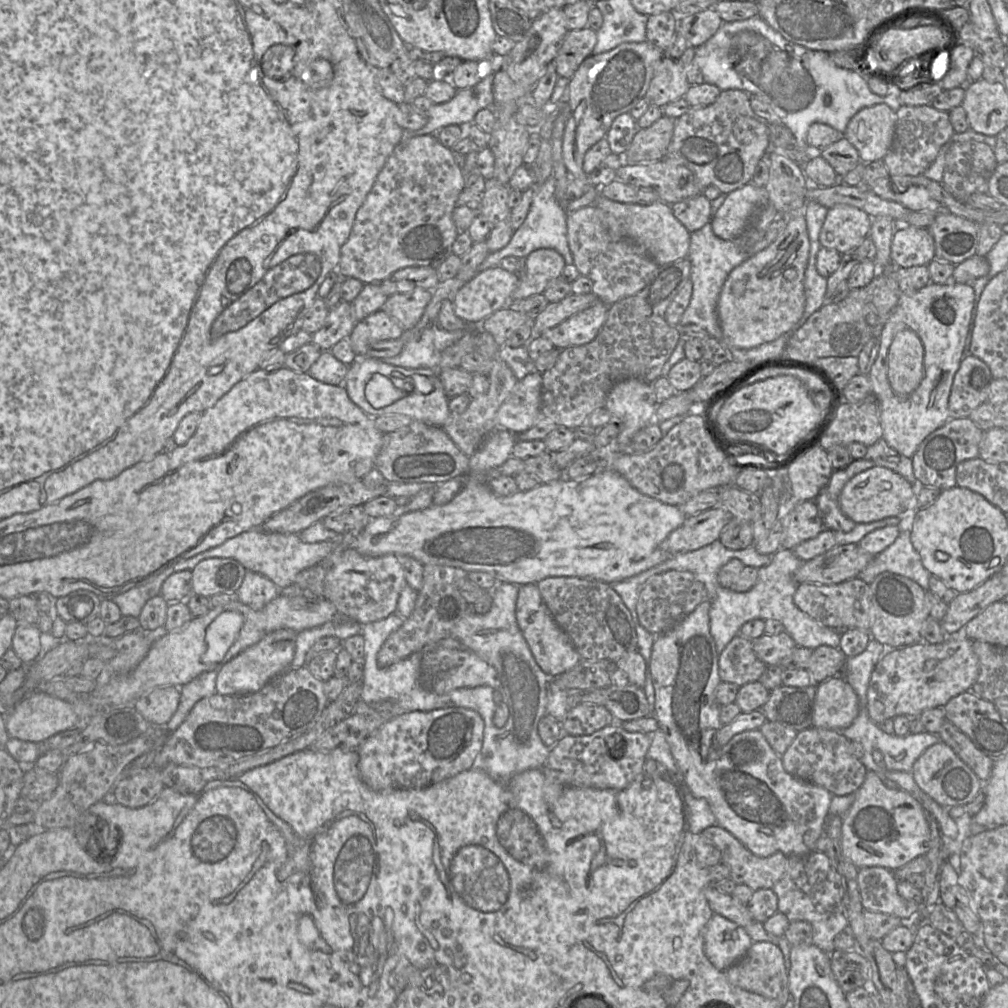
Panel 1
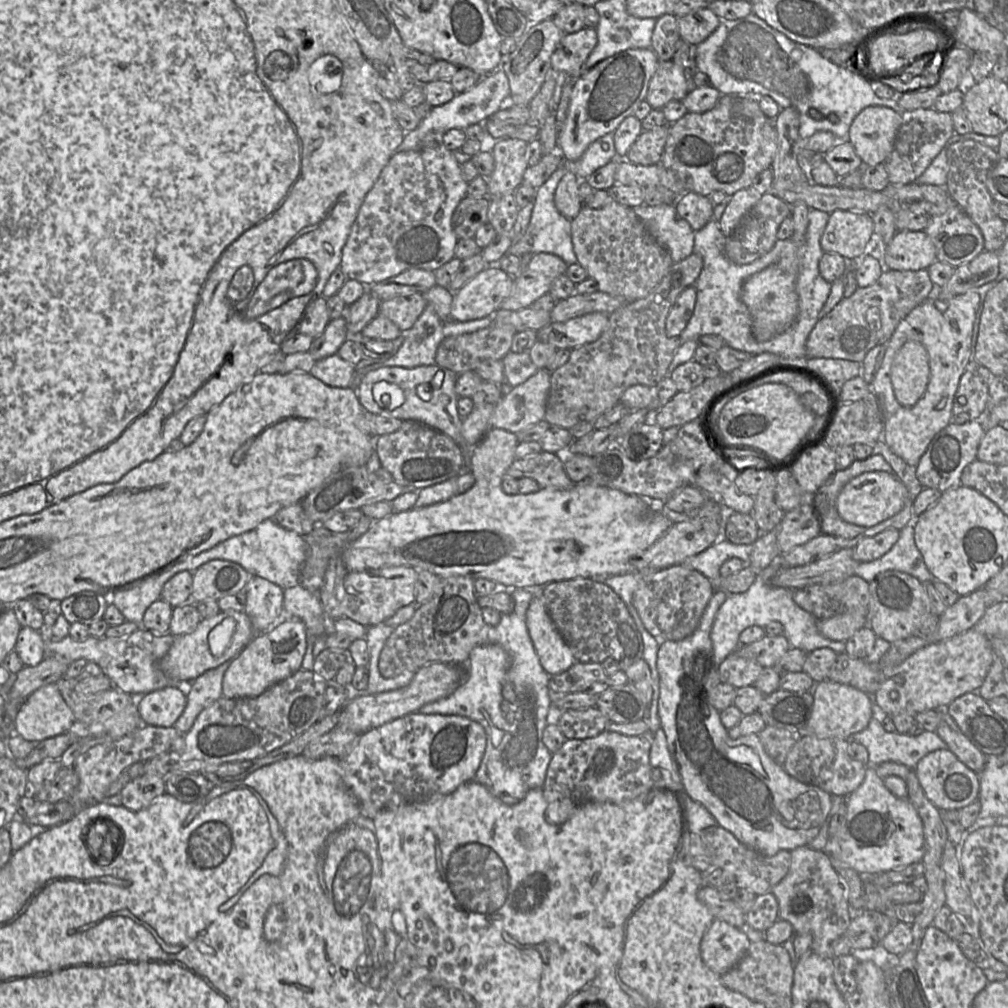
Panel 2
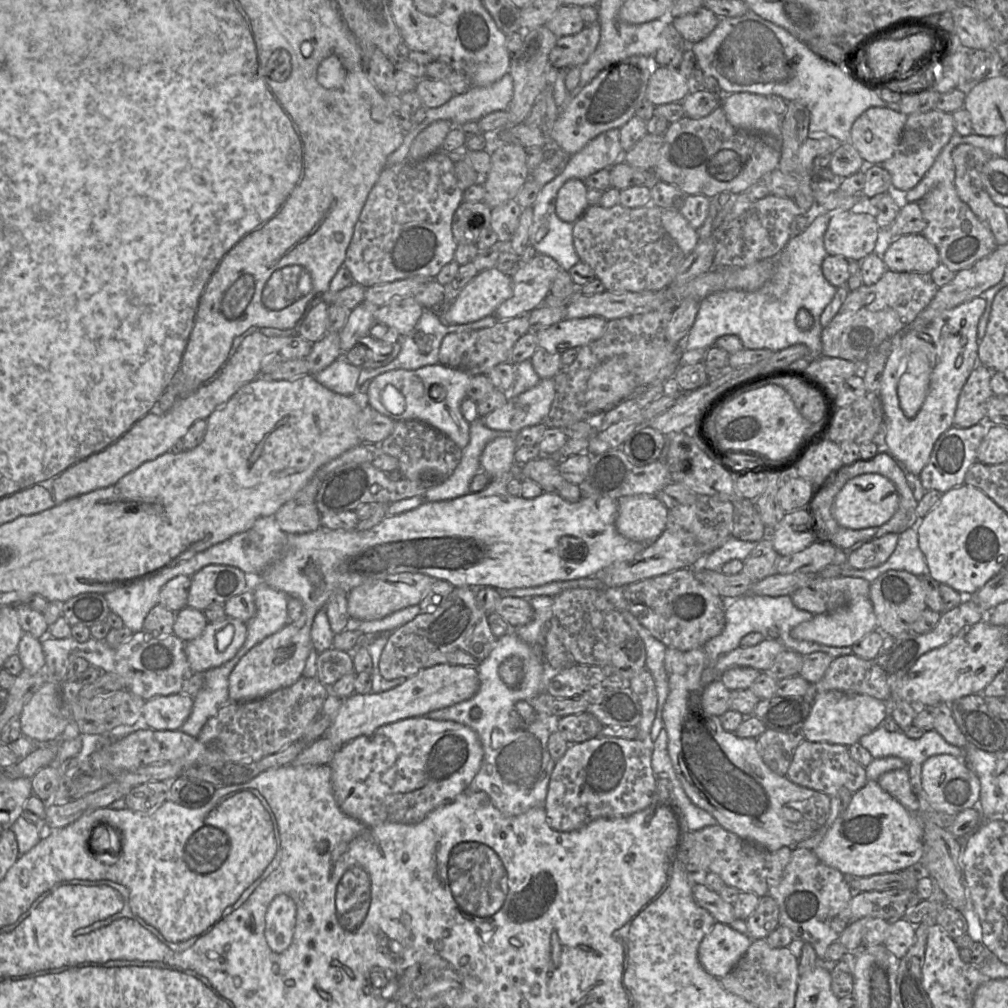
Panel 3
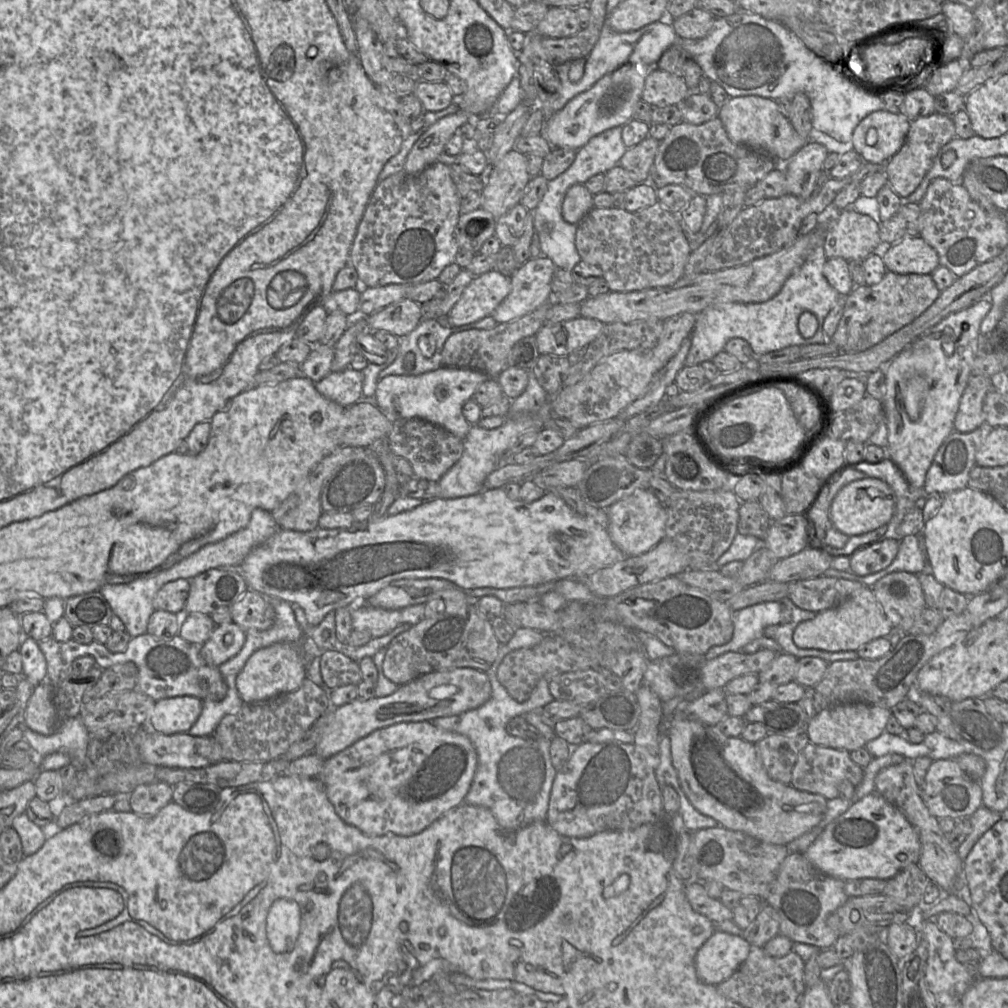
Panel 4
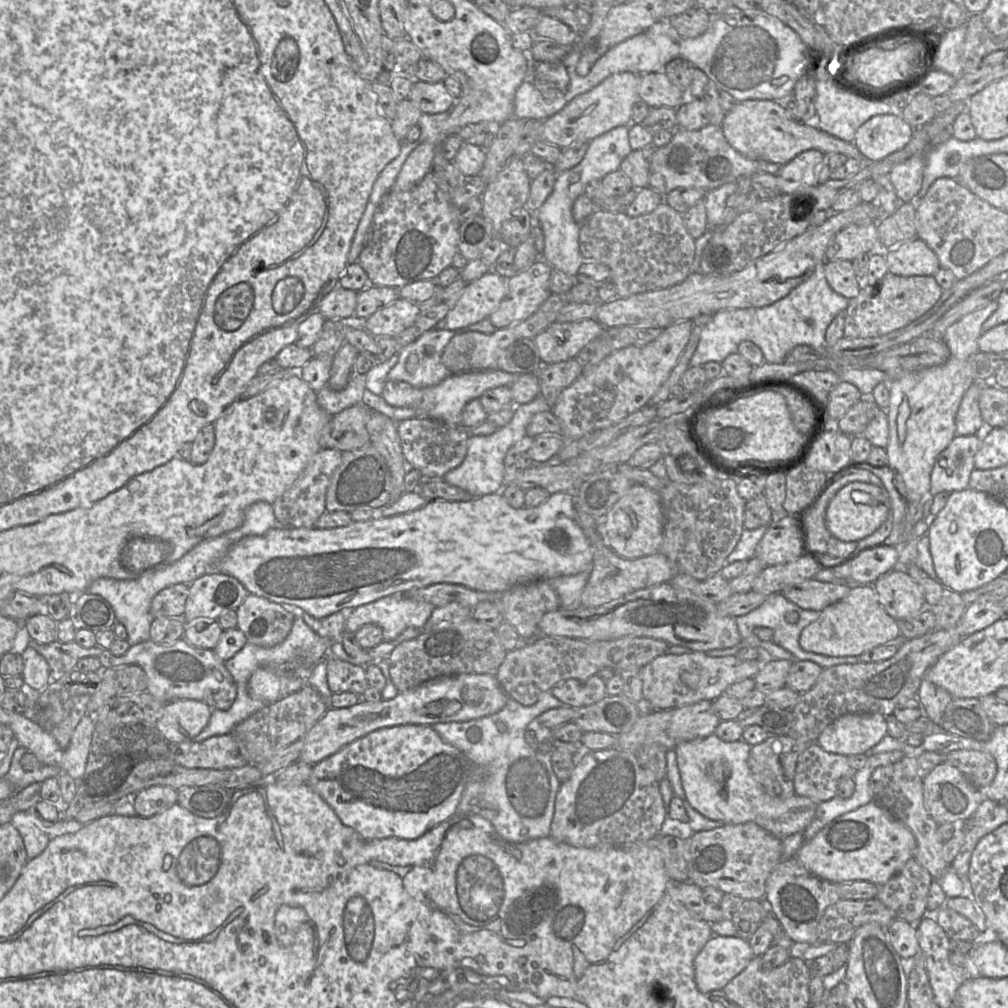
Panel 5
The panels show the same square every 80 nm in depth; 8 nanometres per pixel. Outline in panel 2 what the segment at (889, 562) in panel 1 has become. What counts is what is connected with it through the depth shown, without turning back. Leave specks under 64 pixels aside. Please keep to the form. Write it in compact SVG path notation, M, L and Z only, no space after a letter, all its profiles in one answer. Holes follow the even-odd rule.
M909 523L900 530L897 542L882 557L859 563L854 575L870 583L879 573L887 570L909 574L920 582L935 580L915 544L913 523Z

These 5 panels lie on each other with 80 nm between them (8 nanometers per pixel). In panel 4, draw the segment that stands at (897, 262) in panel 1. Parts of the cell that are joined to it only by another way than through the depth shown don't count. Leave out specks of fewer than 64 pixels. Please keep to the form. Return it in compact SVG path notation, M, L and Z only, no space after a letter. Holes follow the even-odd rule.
M920 235L905 237L883 248L887 271L897 274L929 274L940 265L937 251Z

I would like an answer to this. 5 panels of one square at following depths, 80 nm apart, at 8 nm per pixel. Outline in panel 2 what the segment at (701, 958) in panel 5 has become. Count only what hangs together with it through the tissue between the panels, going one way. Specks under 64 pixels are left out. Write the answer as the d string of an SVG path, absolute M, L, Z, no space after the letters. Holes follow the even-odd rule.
M714 919L701 940L701 957L709 969L722 976L745 956L750 944L740 928Z

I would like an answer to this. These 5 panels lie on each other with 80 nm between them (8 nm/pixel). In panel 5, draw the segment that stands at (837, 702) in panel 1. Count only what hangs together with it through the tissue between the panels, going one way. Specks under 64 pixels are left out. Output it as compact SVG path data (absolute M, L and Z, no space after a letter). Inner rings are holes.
M880 713L846 714L827 726L817 744L827 752L851 756L869 754L887 735L886 717Z

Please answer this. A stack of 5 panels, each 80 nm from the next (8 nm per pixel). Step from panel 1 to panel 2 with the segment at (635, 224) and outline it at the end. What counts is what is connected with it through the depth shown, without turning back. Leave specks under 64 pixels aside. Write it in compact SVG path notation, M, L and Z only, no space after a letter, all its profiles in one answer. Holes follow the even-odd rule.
M644 204L632 208L656 241L670 252L674 263L694 252L696 231L679 216L674 204Z

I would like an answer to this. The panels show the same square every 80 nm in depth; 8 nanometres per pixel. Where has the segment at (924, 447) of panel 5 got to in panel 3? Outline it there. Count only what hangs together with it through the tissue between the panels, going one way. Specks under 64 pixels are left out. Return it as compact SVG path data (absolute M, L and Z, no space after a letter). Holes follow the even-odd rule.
M976 297L969 302L963 303L953 309L946 310L931 321L927 326L922 329L908 330L908 327L894 335L890 340L892 341L892 350L887 356L884 366L881 387L878 392L882 402L884 412L884 428L886 430L885 447L880 447L880 450L887 450L907 471L919 476L923 468L929 462L931 452L935 442L938 438L954 426L954 416L957 408L958 398L963 386L965 385L968 377L978 363L978 346L979 341L977 337L978 323L986 308L986 300L981 297Z

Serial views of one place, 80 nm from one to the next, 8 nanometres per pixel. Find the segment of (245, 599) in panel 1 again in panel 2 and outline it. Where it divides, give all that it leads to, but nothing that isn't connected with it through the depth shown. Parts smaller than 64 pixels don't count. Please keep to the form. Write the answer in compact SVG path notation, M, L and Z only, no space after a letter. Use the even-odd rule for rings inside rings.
M250 576L245 587L245 613L256 634L269 630L284 617L284 590L258 576Z

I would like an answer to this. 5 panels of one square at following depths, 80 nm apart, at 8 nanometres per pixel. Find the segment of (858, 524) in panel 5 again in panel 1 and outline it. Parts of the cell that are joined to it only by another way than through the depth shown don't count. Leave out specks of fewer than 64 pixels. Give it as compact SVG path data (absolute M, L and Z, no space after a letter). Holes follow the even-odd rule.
M874 466L856 474L843 487L839 496L842 513L856 524L871 523L887 517L899 517L917 494L918 483L912 484L897 472L882 466Z

